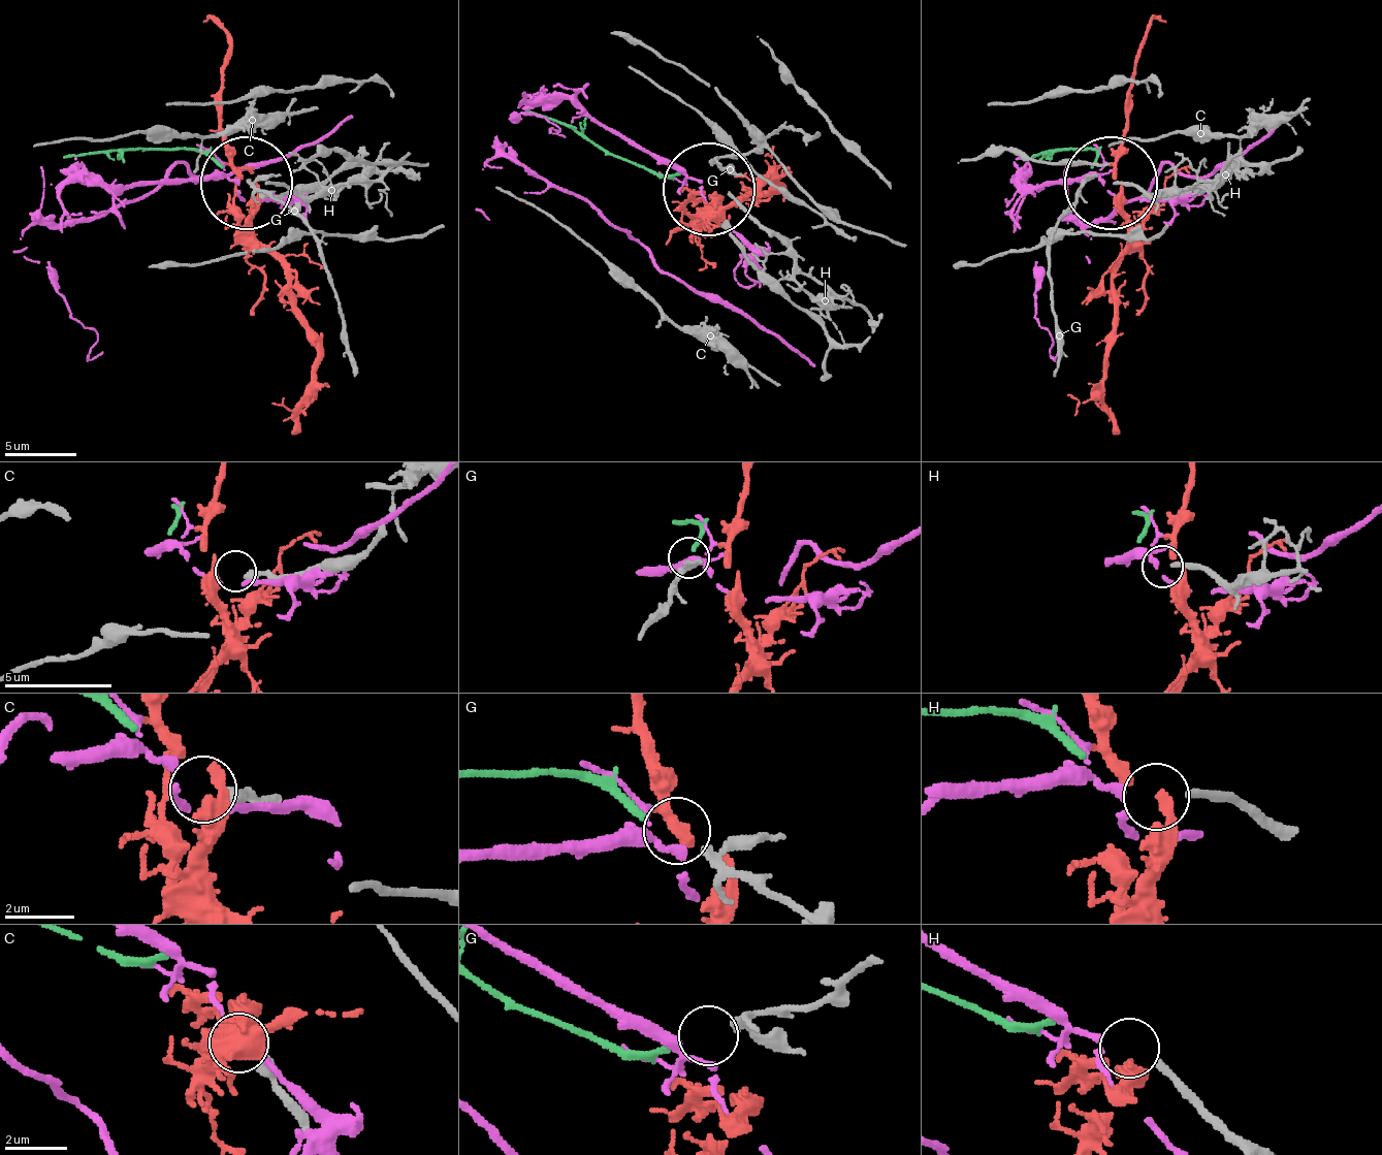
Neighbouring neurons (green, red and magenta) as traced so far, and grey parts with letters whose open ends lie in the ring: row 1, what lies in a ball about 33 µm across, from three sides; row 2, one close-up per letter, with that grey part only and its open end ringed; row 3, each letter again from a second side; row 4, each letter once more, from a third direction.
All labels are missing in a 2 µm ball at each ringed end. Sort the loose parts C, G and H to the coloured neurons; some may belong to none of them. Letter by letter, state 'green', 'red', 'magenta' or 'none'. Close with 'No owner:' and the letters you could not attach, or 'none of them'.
C: none
G: green
H: magenta
No owner: C

